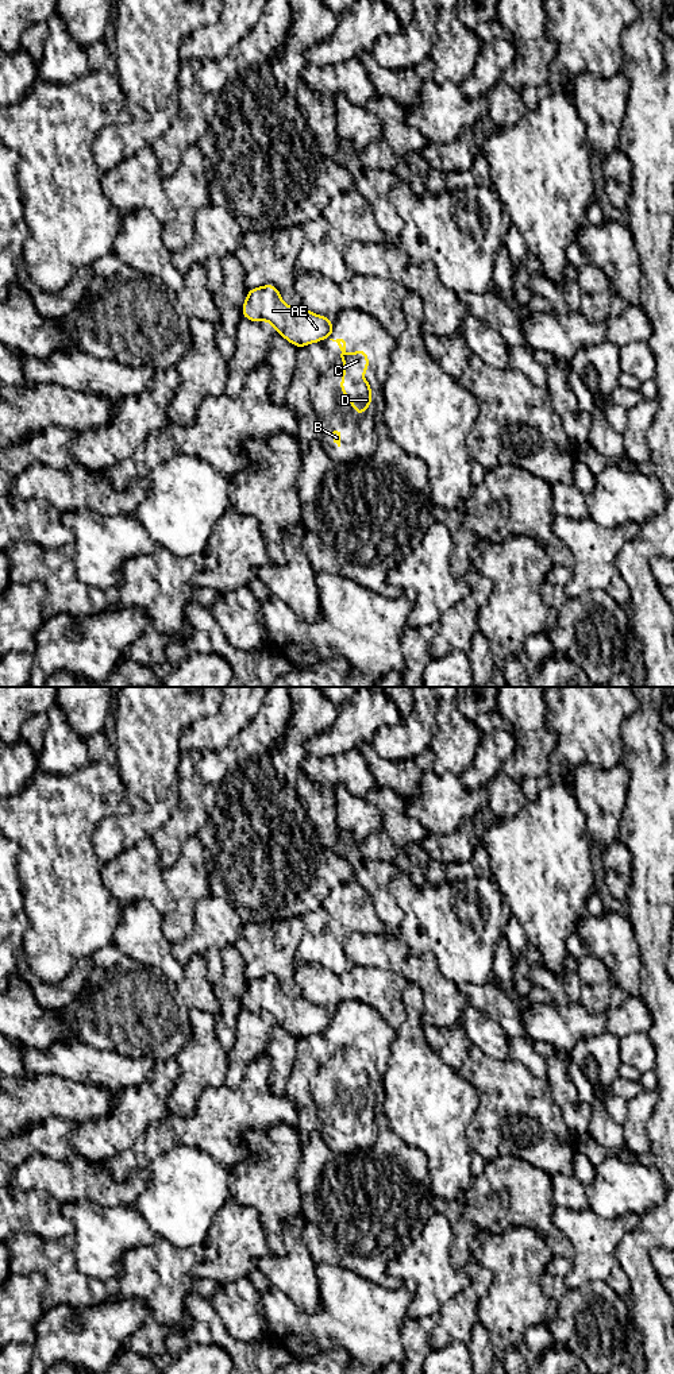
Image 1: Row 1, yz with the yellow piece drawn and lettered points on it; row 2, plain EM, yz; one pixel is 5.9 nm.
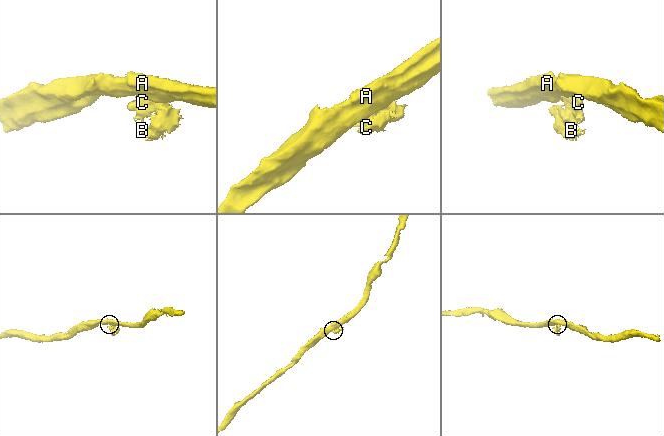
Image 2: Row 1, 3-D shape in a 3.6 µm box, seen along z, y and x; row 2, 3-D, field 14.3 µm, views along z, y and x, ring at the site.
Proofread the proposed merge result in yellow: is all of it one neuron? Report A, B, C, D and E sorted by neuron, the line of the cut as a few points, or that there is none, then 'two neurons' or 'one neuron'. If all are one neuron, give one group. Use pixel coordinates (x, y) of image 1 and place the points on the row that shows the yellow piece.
A E / B C D; cut in yz along (331, 324), (328, 335); two neurons

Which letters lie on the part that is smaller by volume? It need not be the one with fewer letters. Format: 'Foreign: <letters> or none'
Foreign: B, C, D

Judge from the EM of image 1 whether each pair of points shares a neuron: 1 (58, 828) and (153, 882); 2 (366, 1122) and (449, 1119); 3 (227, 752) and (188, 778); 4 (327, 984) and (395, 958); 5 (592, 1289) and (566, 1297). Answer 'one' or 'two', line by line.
1: two
2: two
3: two
4: two
5: one

